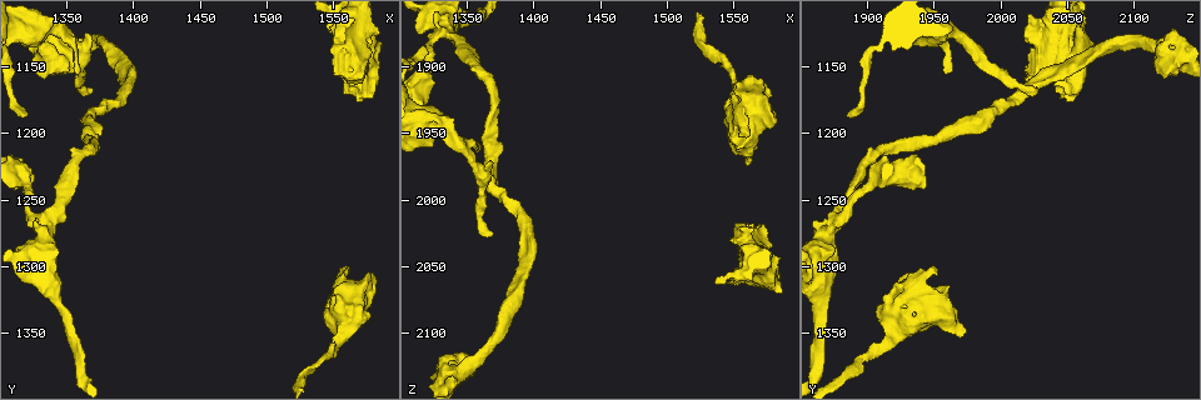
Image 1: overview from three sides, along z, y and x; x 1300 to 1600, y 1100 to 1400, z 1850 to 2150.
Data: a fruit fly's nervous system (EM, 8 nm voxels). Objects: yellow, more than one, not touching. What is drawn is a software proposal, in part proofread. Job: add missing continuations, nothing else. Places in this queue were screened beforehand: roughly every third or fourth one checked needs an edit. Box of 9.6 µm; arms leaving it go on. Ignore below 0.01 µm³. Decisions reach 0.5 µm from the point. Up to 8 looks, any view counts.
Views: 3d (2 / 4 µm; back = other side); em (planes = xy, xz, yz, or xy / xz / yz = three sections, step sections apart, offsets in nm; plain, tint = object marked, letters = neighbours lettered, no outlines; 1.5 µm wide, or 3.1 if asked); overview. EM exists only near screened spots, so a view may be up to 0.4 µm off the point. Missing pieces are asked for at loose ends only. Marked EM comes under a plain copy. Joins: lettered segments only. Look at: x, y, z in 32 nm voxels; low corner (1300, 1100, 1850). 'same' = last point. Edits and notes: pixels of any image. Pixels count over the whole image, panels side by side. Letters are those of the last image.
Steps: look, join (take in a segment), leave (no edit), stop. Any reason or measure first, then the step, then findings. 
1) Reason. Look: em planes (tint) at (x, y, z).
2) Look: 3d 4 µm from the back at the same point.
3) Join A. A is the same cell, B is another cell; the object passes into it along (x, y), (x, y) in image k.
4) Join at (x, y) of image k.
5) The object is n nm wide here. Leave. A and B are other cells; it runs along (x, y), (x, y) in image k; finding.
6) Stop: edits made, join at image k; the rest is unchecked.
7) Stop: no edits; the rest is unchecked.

Stops while still wide. Look: em planes (letters) at (1580, 1304, 1936).

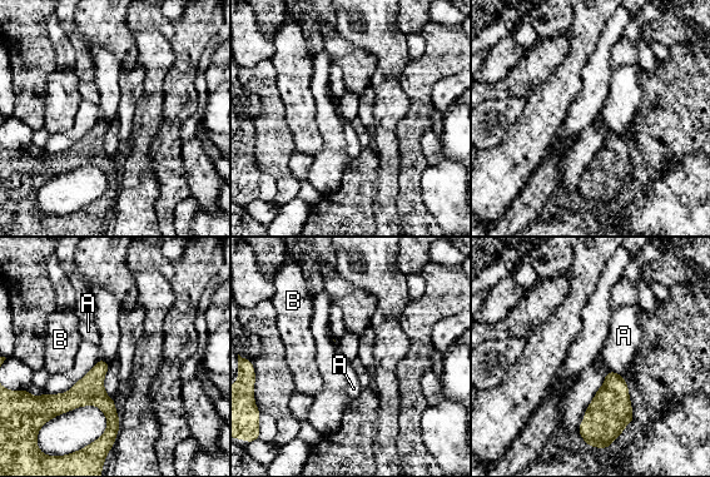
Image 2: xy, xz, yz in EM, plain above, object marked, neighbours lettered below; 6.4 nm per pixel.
The longest contact is with A, 90 nm. Leave. A and B are other cells; a border runs along (610, 369), (621, 376) in image 2; no lettered segment goes on from it.

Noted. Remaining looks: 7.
Stops while still wide. Look: em planes (letters) at (1580, 1172, 2046).

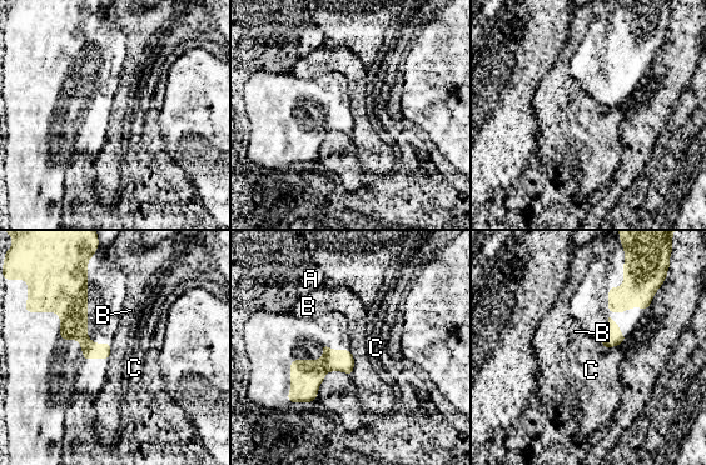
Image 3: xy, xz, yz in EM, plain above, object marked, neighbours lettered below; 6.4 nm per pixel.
Leave. A, B and C are other cells; a border runs along (626, 338), (613, 346), (598, 344) in image 3; no lettered segment goes on from it.

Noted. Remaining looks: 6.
Branch stops here. Look: 3d 2 µm at (1366, 1168, 2026).

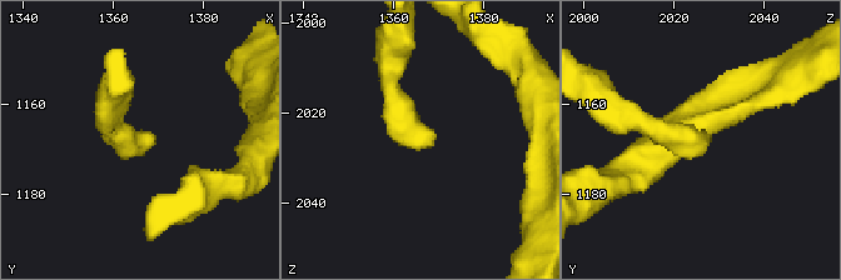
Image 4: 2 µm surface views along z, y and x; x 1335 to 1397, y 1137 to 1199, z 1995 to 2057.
Need the tissue. Look: em planes (letters) at (1367, 1170, 2027).

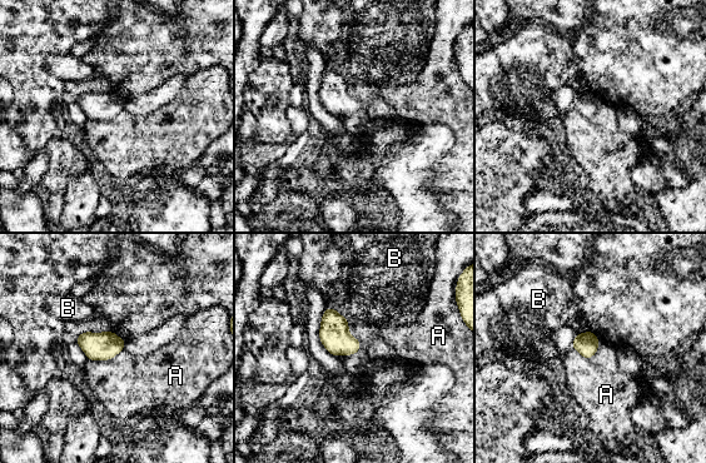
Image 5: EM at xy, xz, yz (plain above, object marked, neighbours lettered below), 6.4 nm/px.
The object is 150 nm wide here. Leave. A and B are other cells; a border runs along (348, 325), (359, 348), (337, 357) in image 5; no lettered segment goes on from it.

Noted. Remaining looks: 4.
Stop: no edits; the rest is unchecked.

